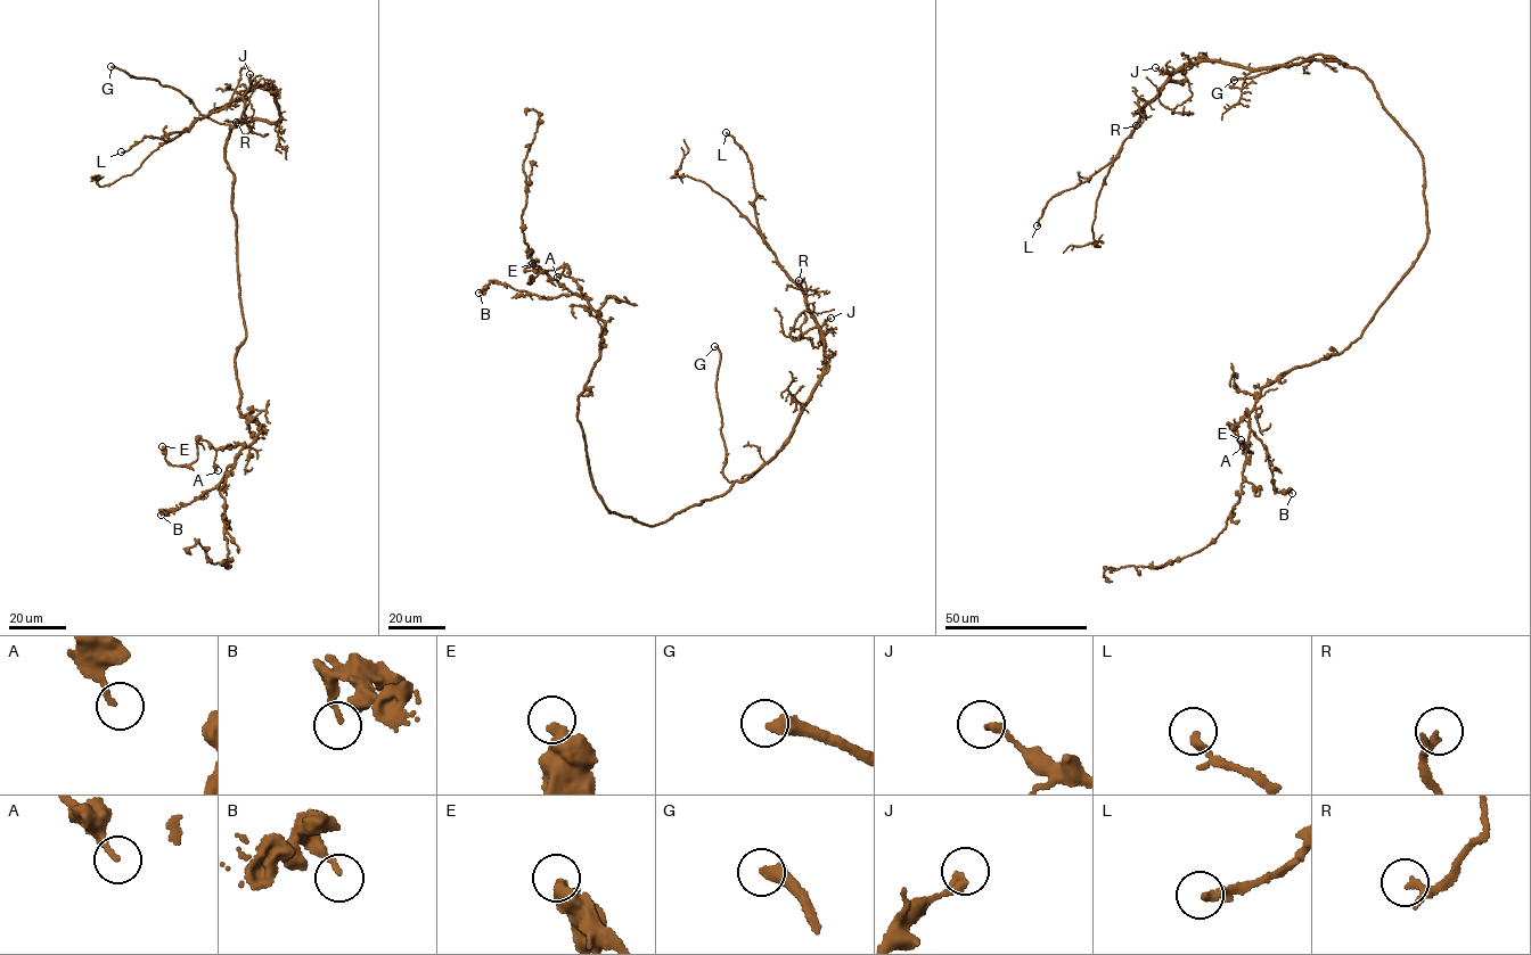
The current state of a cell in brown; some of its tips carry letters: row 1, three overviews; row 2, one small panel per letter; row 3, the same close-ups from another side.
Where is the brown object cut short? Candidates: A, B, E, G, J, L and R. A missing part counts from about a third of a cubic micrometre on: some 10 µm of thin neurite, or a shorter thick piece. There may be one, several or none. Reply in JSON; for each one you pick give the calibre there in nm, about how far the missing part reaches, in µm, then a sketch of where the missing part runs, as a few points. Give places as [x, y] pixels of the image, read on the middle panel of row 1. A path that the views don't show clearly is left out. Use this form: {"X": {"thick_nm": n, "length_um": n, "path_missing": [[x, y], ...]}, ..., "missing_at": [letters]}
{"G": {"thick_nm": 440, "length_um": 30}, "L": {"thick_nm": 220, "length_um": 30}, "missing_at": ["G", "L"]}

